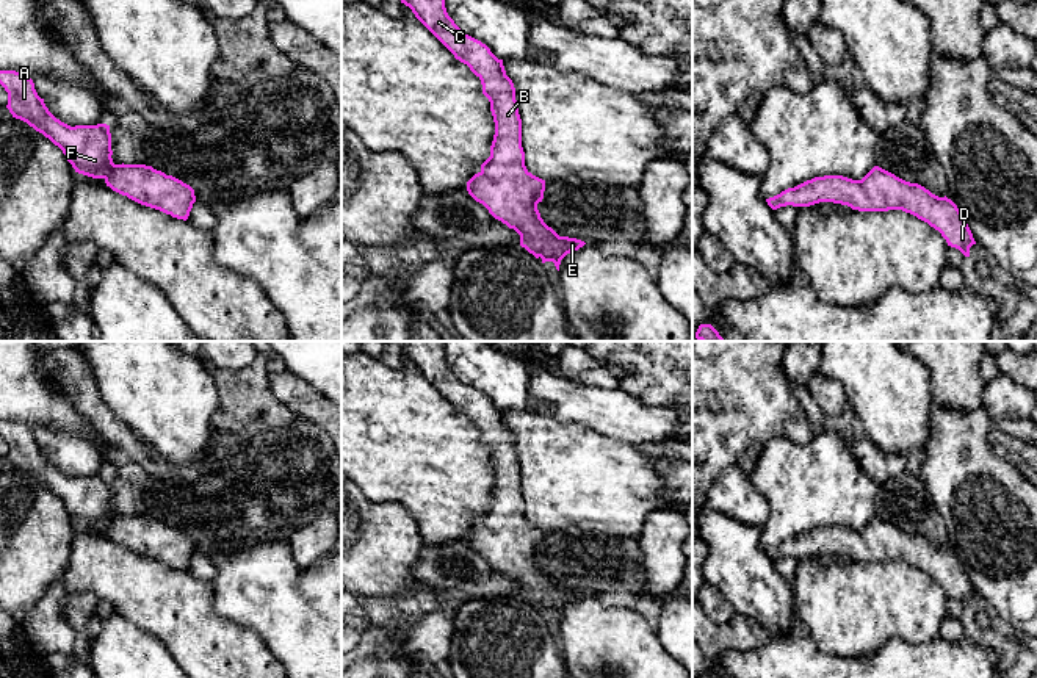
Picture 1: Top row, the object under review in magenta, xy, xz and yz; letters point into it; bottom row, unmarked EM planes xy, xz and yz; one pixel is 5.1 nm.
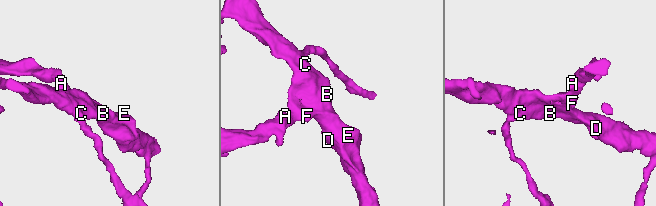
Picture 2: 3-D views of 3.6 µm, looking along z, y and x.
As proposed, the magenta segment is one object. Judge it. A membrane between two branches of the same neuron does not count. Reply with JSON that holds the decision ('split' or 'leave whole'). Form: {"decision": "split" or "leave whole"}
{"decision": "leave whole"}

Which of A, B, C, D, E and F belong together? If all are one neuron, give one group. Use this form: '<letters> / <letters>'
A B C D E F

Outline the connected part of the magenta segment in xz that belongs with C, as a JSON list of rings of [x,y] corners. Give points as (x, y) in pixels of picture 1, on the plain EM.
[[[393,341],[401,354],[409,357],[415,368],[454,406],[456,410],[467,415],[481,431],[482,445],[490,453],[490,462],[495,473],[495,485],[490,496],[490,507],[481,515],[481,521],[467,532],[468,545],[482,554],[489,564],[514,579],[520,586],[520,597],[525,598],[542,614],[553,612],[559,622],[561,611],[583,598],[586,593],[576,589],[559,587],[548,578],[537,561],[544,550],[545,531],[533,526],[525,517],[525,503],[522,498],[522,470],[515,451],[515,438],[506,426],[503,410],[498,410],[481,391],[465,385],[445,359],[445,341]]]

